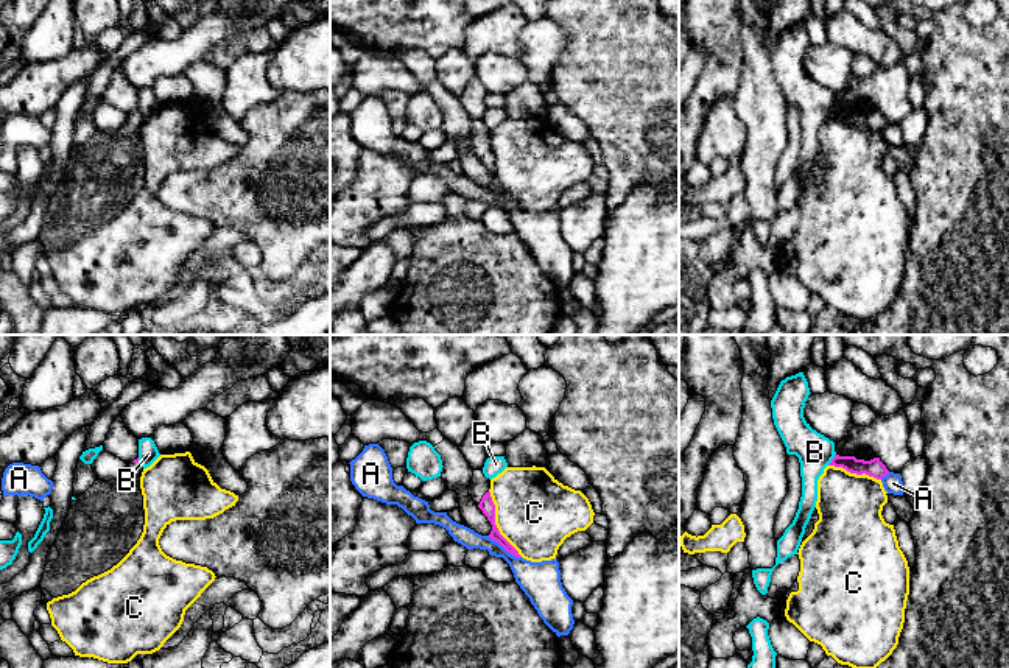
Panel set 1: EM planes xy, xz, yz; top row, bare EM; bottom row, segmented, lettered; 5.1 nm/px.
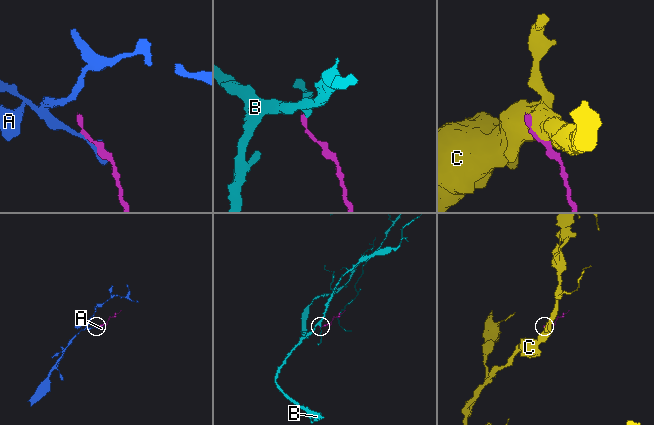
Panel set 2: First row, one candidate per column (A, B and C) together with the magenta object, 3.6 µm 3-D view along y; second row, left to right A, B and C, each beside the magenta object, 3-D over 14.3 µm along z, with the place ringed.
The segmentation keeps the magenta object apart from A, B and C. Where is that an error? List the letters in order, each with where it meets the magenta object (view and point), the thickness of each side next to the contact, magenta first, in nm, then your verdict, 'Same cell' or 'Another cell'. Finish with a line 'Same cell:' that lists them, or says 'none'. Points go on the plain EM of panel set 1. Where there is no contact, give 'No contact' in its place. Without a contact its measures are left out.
A: Touches magenta at xz (505, 200). Thickness 80 nm (magenta) against 200 nm. Another cell
B: Touches magenta at yz (832, 111). Thickness 90 nm (magenta) against 190 nm. Another cell
C: Touches magenta at xz (494, 175). Thickness 80 nm (magenta) against 400 nm. Another cell
Same cell: none

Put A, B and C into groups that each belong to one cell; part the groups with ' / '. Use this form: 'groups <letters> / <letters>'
groups A / B / C

